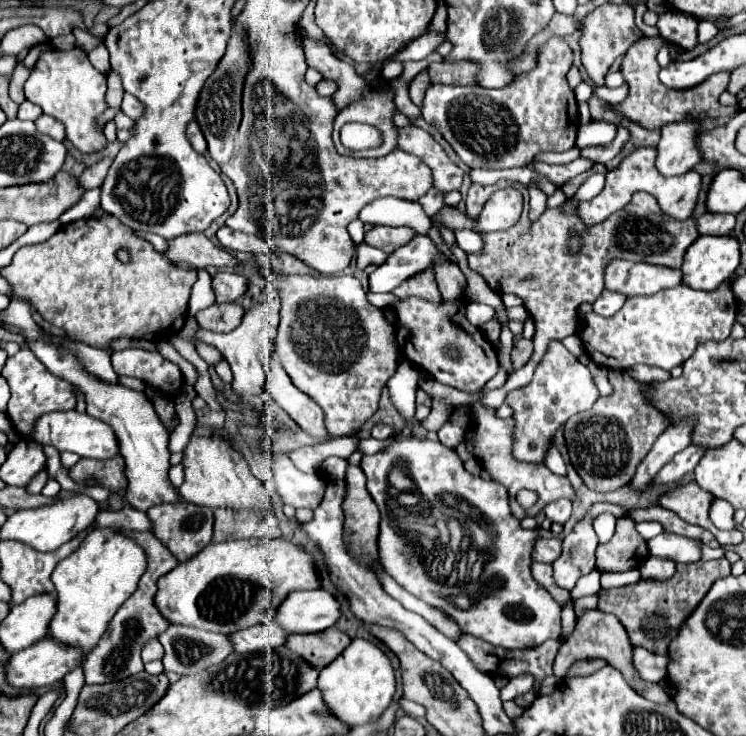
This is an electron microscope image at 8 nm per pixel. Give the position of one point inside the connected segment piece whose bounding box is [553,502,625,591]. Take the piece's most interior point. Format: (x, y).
(578, 558)

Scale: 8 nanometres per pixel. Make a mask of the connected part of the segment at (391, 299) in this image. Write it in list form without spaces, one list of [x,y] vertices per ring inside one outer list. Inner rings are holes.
[[[368,291],[367,300],[378,308],[385,308],[393,305],[398,298],[392,293],[372,293]]]

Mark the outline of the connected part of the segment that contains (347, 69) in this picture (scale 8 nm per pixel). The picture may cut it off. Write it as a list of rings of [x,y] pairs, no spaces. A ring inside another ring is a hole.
[[[305,37],[303,39],[307,65],[317,69],[325,79],[333,79],[339,83],[339,91],[333,95],[337,109],[345,107],[347,103],[359,97],[359,87],[365,87],[365,81],[357,75],[353,61],[343,61],[335,57],[331,47],[323,41]]]

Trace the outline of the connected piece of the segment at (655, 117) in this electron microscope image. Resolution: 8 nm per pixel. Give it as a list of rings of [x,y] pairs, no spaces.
[[[643,37],[639,39],[639,43],[635,43],[631,47],[631,51],[627,51],[627,55],[623,57],[621,63],[621,75],[625,79],[625,83],[629,85],[629,95],[617,103],[611,105],[611,109],[621,115],[627,117],[629,121],[645,127],[645,129],[661,129],[667,123],[675,123],[675,121],[683,121],[683,117],[693,117],[693,119],[719,119],[723,115],[729,115],[727,107],[719,105],[719,95],[723,91],[727,91],[729,85],[729,71],[719,71],[715,75],[711,75],[709,79],[705,79],[703,83],[699,83],[697,87],[691,89],[683,89],[683,91],[675,91],[675,89],[665,89],[663,83],[659,83],[659,63],[655,59],[659,47],[663,47],[661,43],[663,39],[655,39],[655,37]]]

